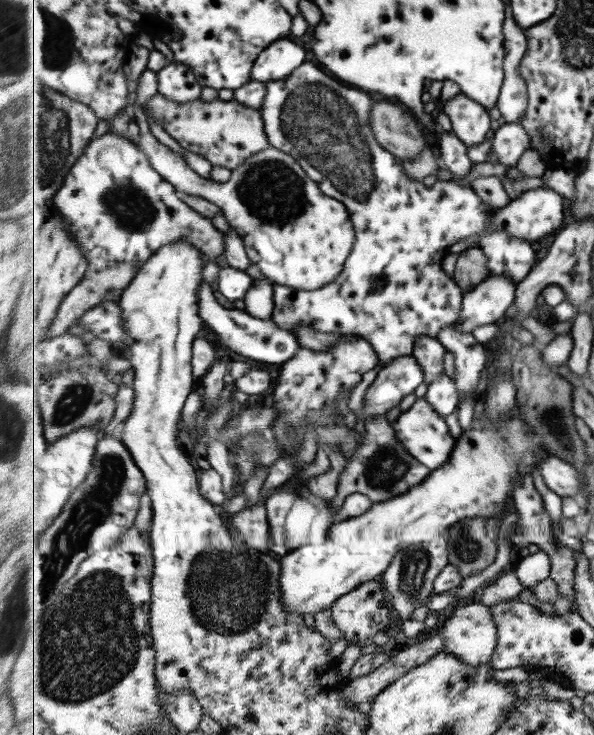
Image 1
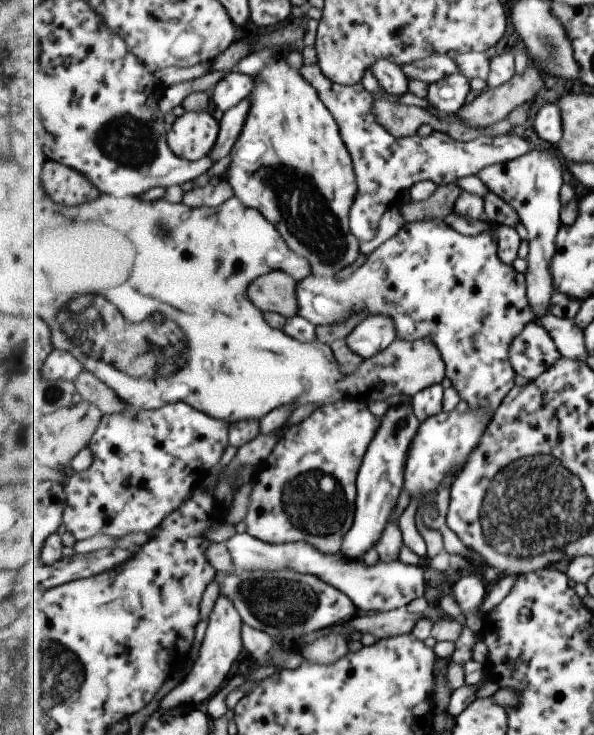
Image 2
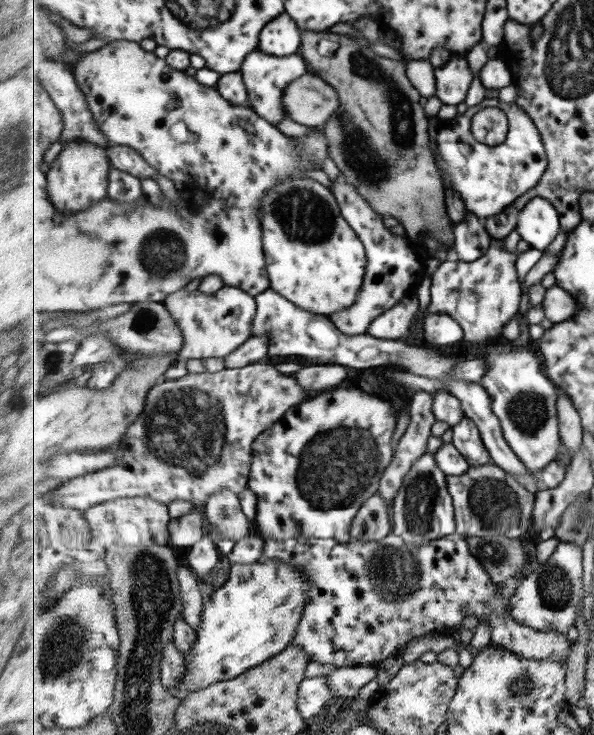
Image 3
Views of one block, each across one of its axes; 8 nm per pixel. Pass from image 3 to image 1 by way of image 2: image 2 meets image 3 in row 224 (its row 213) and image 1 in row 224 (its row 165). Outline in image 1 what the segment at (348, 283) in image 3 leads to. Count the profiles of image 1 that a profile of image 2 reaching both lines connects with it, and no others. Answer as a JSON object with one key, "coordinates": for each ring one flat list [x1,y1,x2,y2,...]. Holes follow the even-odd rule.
{"coordinates":[[138,42,133,46,124,66,130,95,125,112,107,118,109,133,137,143,147,153,151,166,163,175,178,192,205,197,221,207,230,227,241,234,248,257,261,273,277,284,297,290,317,290,332,283,345,269,354,250,357,232,351,221,350,209,337,198,327,196,295,157,269,147,245,160,233,171,229,182,206,179,189,168,183,155,161,144,149,130,147,112,137,105,137,82,148,69,151,46]]}

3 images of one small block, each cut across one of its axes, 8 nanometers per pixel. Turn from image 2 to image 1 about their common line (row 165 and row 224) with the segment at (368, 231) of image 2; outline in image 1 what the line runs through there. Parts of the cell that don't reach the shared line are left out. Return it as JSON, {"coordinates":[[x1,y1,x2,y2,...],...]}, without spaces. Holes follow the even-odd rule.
{"coordinates":[[307,61,302,64,297,71,293,72,286,80,279,80,276,82,267,83,268,94,265,96,265,102,261,106,263,120,266,124,267,136,270,140,271,147,278,148,287,154,295,157,299,164,307,171,307,174,318,182,324,193,327,196,337,198,346,204,350,209,351,221,353,222,355,232,357,232,357,238,354,244,354,250,351,251,351,256,347,259,345,269,343,272,333,280,332,283,325,285,323,288,317,290,297,290,283,284,275,283,275,312,273,312,273,321,281,327,283,330,295,330,299,328,299,325,309,325,309,327,315,327,319,331,333,333,333,334,347,334,347,333,359,333,359,335,369,339,375,351,379,353,380,363,388,364,392,360,398,359,402,356,412,355,415,351,415,341,419,335,427,335,431,337,439,338,439,331,447,325,453,325,459,316,461,316,462,300,464,298,464,292,462,288,454,282,454,277,449,276,447,271,443,270,443,262,445,258,453,248,453,244,461,238,469,238,469,236,481,236,479,241,479,247,483,250,483,254,489,258,489,270,491,270,491,276,493,275,513,275,517,284,519,284,525,277,536,267,537,256,535,256,535,249,531,247,531,243,527,239,521,239,511,235,507,229,493,229,489,232,489,228,492,226,495,214,501,210,495,208,491,204,487,204,473,188,467,186,467,184,461,184,457,180,441,181,437,180,435,186,427,187,422,181,417,179,411,179,403,167,403,163,393,153,385,150,383,146,377,141,373,129,371,129,371,112,373,112,373,98,361,90,355,90,355,88,349,88,349,86,343,86,339,80,331,78,325,70,321,70,317,64]]}

